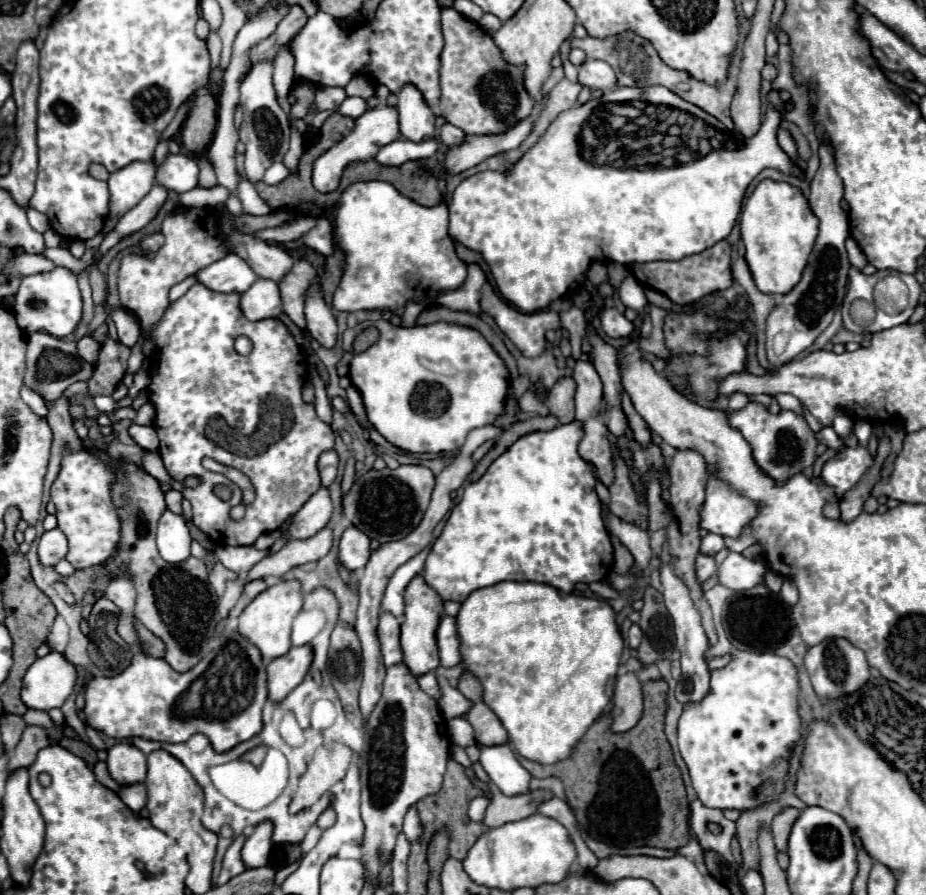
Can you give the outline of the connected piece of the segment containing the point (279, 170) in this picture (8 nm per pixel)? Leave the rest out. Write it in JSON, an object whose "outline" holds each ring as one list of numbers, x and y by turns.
{"outline":[[276,162,276,164,272,164,272,166,266,170,264,182,266,182,266,184,280,184,288,174,290,174,290,170,288,170,282,162]]}

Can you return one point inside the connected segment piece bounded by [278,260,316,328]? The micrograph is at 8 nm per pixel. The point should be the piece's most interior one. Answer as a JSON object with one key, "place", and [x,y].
{"place":[296,281]}

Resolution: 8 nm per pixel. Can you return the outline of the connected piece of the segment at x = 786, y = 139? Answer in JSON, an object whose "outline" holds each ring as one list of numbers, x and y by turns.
{"outline":[[778,128,778,144,788,154,792,164,798,164,798,148,796,148,796,142,794,142,794,138,792,138,792,134,788,130]]}

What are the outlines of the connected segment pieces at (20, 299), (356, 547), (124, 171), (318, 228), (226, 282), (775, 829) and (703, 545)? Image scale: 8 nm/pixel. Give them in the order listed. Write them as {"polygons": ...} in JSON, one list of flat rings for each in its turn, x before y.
{"polygons":[[[54,268,50,272,26,276,14,296,14,314,18,326,26,334,44,330,56,338,72,336,82,320,82,294,76,274,68,268]],[[354,526,346,528,338,544,338,564,354,572,364,568,368,558,370,558,370,538,364,532,358,532,358,528]],[[132,162,108,178,108,190,110,190,110,214,106,228,112,230,118,220,132,210,152,188,156,176,154,162]],[[320,218,320,222,302,238,302,242,310,248,314,248,316,252,330,256,334,252,334,226,332,220,328,218]],[[226,254,222,260,202,268,196,274,196,280,204,284,206,288,214,292,246,292,256,282,256,274,250,270,250,266,236,254]],[[786,808,784,812,780,812,780,814,774,818,770,832,772,832,772,836,774,836,774,846,776,846,778,852,786,852,786,850,788,850,788,836,790,836,790,832,792,832,792,826,794,826,798,814,800,814,800,810,796,810,796,808]],[[706,534,700,542,700,554,716,556,724,548,724,538,718,534]]]}

